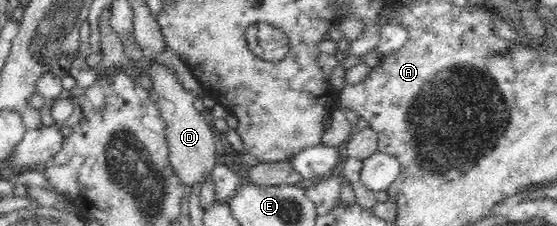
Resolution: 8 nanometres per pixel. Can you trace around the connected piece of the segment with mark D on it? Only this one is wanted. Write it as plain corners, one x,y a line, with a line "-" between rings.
154,62
147,71
153,84
153,97
161,112
161,118
166,123
165,133
169,146
169,161
178,175
180,182
186,186
203,184
214,165
220,160
214,145
214,127
202,117
200,111
194,107
194,94
186,90
170,68
164,64

